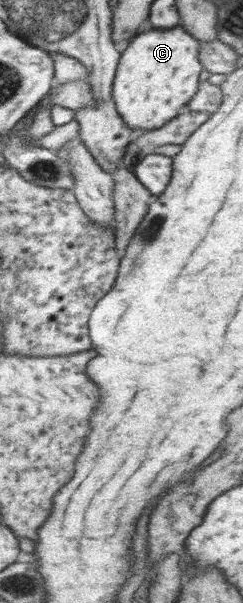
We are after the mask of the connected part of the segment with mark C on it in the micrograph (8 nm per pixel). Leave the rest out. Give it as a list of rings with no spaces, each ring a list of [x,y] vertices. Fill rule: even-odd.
[[[180,25],[138,33],[121,48],[120,60],[112,83],[112,99],[123,121],[132,129],[154,130],[177,117],[197,93],[199,75],[204,70],[199,61],[200,43]]]

